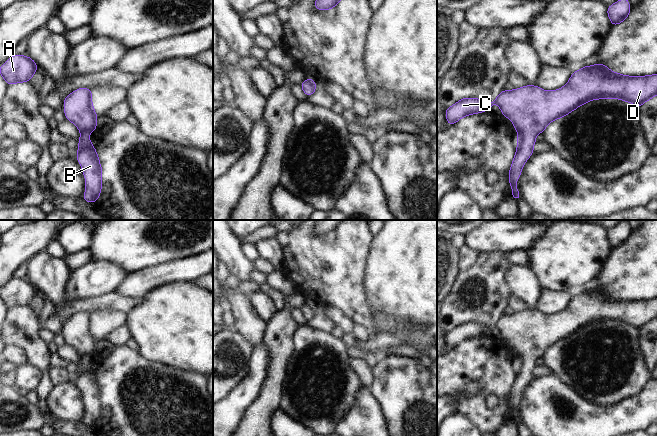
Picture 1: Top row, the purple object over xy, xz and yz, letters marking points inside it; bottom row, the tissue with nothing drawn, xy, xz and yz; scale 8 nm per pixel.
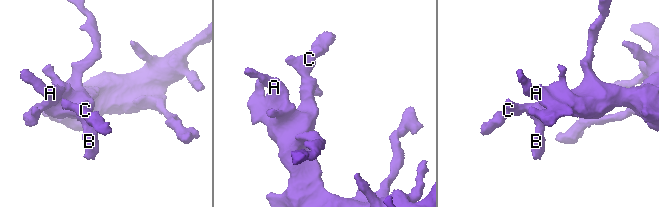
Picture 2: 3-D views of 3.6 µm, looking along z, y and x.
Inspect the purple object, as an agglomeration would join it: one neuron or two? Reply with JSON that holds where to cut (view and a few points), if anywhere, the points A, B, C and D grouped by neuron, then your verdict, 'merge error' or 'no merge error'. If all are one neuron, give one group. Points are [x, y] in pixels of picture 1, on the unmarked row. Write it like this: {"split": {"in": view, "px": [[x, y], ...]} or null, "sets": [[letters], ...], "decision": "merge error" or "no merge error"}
{"split": null, "sets": [["A", "B", "C", "D"]], "decision": "no merge error"}

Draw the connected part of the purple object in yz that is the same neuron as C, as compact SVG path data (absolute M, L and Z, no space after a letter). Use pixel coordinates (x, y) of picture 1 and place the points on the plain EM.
M597 287L593 290L585 290L571 298L569 306L562 312L554 315L544 315L537 309L526 309L523 312L511 315L503 314L494 326L487 326L477 322L463 322L445 335L449 351L459 343L470 338L478 338L490 335L493 328L501 331L501 339L505 339L514 347L515 354L519 358L517 375L509 394L509 409L512 411L512 421L520 424L522 421L516 411L516 405L521 399L522 391L527 383L534 377L533 370L536 367L535 360L543 357L546 350L553 344L557 344L577 333L580 329L591 324L604 322L617 322L627 325L638 332L657 319L657 298L650 300L624 300L612 296L606 289Z

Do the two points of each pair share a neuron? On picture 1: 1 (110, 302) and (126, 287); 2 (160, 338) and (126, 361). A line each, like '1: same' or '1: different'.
1: different
2: different

